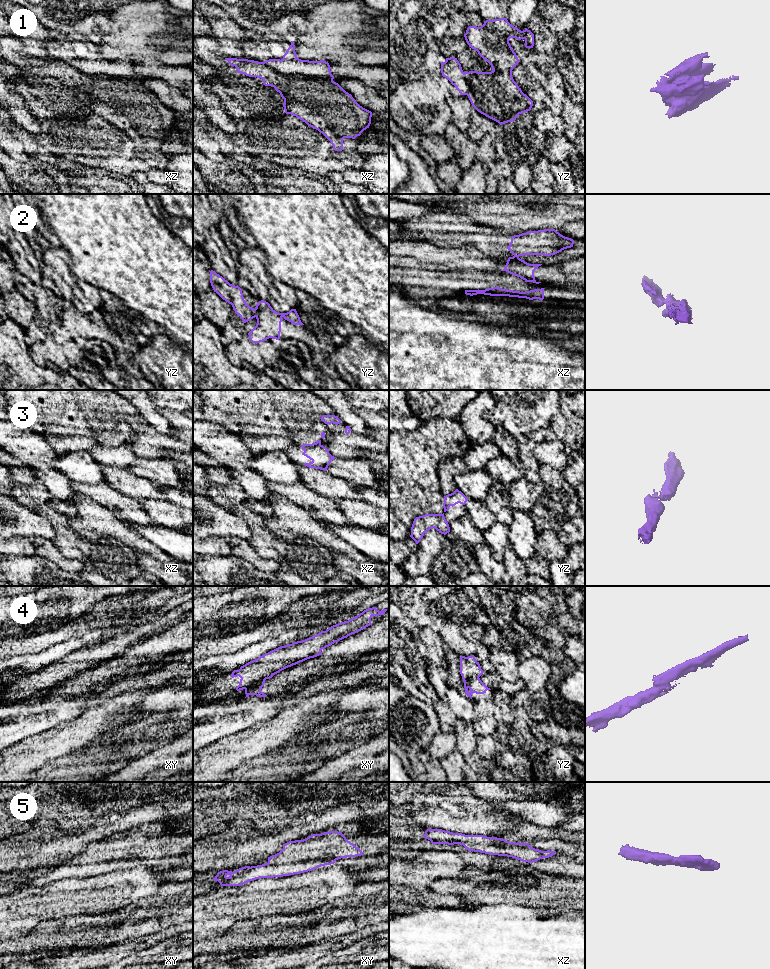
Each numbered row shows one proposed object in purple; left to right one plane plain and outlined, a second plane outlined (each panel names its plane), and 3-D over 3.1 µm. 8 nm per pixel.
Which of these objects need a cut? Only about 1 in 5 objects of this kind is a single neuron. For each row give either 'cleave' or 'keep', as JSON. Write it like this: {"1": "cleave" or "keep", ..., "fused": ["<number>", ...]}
{"1": "cleave", "2": "cleave", "3": "cleave", "4": "cleave", "5": "keep", "fused": ["1", "2", "3", "4"]}

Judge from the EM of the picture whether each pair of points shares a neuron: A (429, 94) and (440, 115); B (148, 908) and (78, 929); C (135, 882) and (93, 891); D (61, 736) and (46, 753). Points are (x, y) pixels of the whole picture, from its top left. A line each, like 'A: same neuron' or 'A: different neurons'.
A: same neuron
B: same neuron
C: same neuron
D: same neuron

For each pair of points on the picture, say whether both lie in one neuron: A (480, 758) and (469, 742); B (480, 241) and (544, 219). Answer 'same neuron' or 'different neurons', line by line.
A: different neurons
B: different neurons

